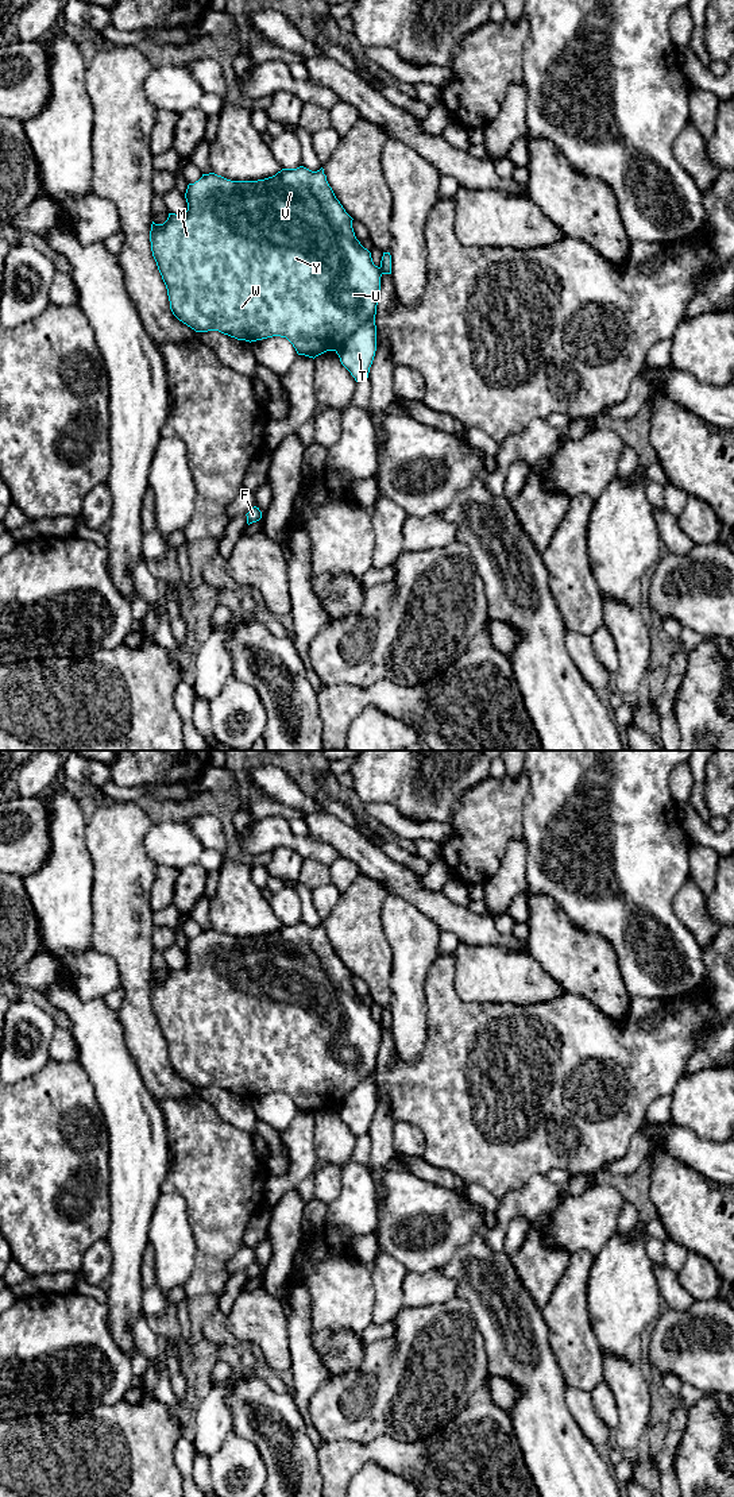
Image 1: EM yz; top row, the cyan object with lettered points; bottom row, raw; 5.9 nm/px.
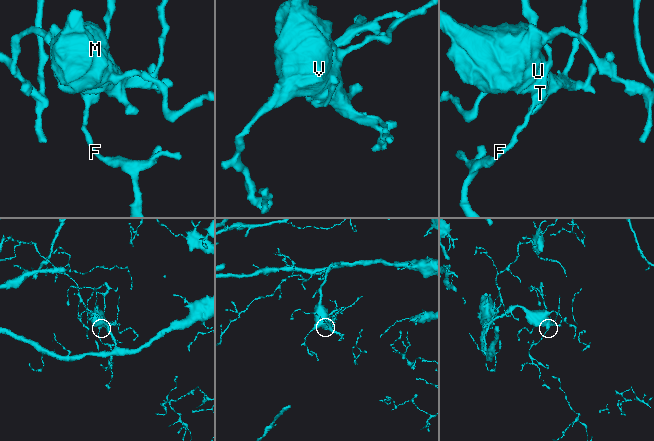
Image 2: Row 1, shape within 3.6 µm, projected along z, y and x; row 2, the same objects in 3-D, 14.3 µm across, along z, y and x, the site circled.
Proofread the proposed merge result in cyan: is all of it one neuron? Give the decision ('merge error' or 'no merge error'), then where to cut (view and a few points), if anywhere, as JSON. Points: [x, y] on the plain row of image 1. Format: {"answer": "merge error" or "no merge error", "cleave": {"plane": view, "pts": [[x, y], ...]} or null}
{"answer": "merge error", "cleave": {"plane": "yz", "pts": [[374, 1071], [335, 1106]]}}

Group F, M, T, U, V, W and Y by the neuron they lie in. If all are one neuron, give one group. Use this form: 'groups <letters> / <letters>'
groups F T / M U V W Y

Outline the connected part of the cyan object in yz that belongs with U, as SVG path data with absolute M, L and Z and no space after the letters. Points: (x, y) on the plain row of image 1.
M304 922L282 925L275 931L258 937L231 937L215 929L202 930L194 940L189 940L185 954L185 969L169 969L163 980L152 977L150 998L152 1012L167 1045L173 1070L196 1088L219 1087L237 1096L256 1097L273 1092L286 1093L298 1111L316 1114L327 1107L336 1107L370 1074L376 1070L380 1047L380 1025L374 1020L371 1008L356 995L352 973L345 968L327 937L324 925L312 927Z

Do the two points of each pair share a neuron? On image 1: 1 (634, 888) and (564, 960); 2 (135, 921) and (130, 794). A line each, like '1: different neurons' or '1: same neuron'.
1: different neurons
2: different neurons

